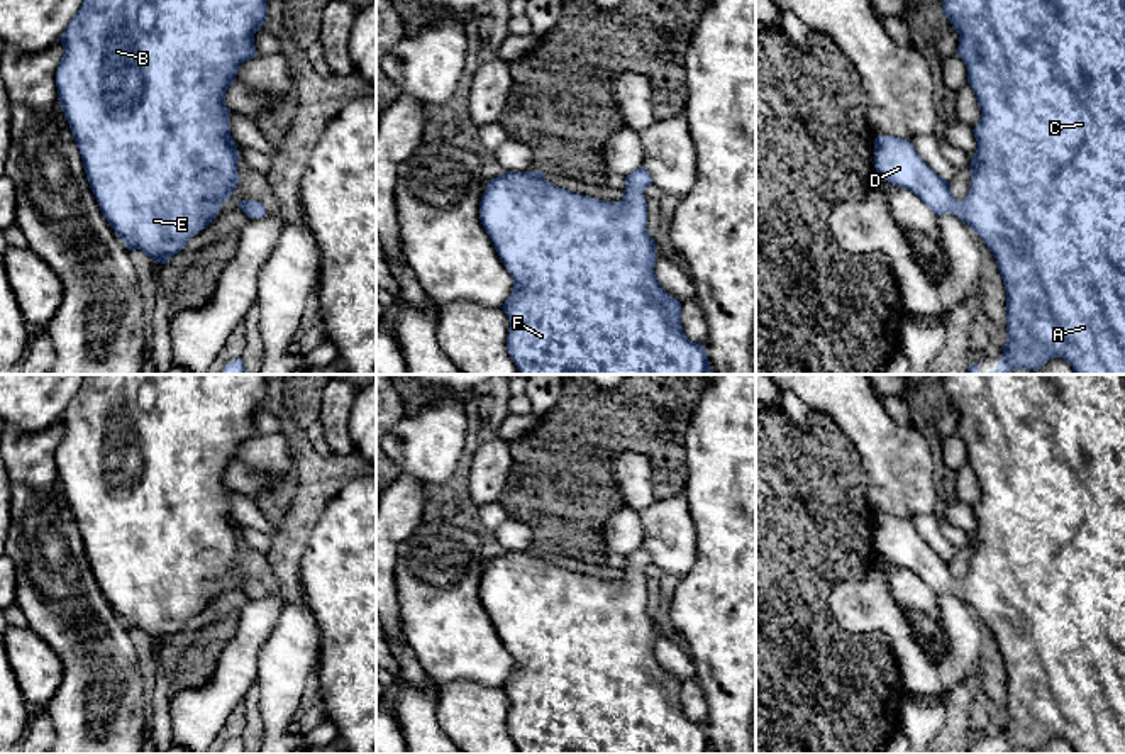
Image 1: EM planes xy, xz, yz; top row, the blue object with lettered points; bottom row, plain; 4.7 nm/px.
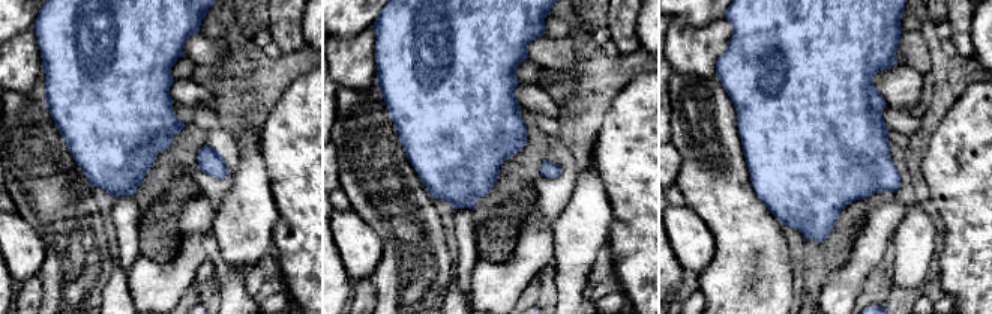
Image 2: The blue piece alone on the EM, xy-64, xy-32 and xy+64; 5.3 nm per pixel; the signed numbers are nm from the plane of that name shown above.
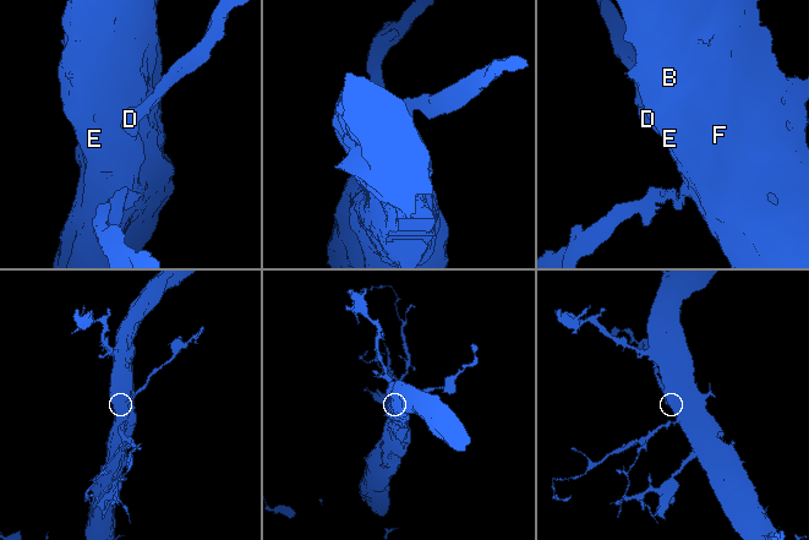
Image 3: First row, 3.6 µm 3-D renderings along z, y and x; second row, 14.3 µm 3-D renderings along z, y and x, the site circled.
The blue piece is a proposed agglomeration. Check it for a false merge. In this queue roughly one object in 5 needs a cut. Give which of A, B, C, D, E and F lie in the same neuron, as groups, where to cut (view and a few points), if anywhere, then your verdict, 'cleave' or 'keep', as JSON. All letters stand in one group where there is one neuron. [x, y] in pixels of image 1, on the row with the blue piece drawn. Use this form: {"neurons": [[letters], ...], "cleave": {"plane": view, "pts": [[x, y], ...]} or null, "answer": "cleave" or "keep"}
{"neurons": [["A", "B", "C", "D", "E", "F"]], "cleave": null, "answer": "keep"}

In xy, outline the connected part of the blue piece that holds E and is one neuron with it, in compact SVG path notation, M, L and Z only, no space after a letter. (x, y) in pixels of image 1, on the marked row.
M83 0L61 36L64 54L56 71L59 105L75 136L90 188L100 205L103 217L127 249L141 249L151 259L166 264L186 242L203 230L219 213L239 185L239 151L230 136L225 91L236 81L242 63L256 58L254 34L268 15L266 0Z

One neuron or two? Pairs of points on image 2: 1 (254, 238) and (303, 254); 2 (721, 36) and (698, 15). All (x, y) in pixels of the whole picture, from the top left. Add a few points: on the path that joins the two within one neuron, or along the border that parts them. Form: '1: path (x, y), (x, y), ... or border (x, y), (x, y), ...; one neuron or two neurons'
1: border (278, 209), (278, 218), (272, 232), (272, 248); two neurons
2: border (724, 15), (701, 26), (689, 26), (674, 20); two neurons

